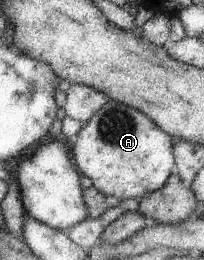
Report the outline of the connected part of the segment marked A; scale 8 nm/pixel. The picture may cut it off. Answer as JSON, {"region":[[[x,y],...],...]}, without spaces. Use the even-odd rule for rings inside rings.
{"region":[[[115,100],[92,116],[71,149],[78,173],[90,178],[102,194],[116,196],[122,201],[128,198],[138,201],[160,190],[172,176],[172,168],[177,166],[174,136],[145,112]]]}

